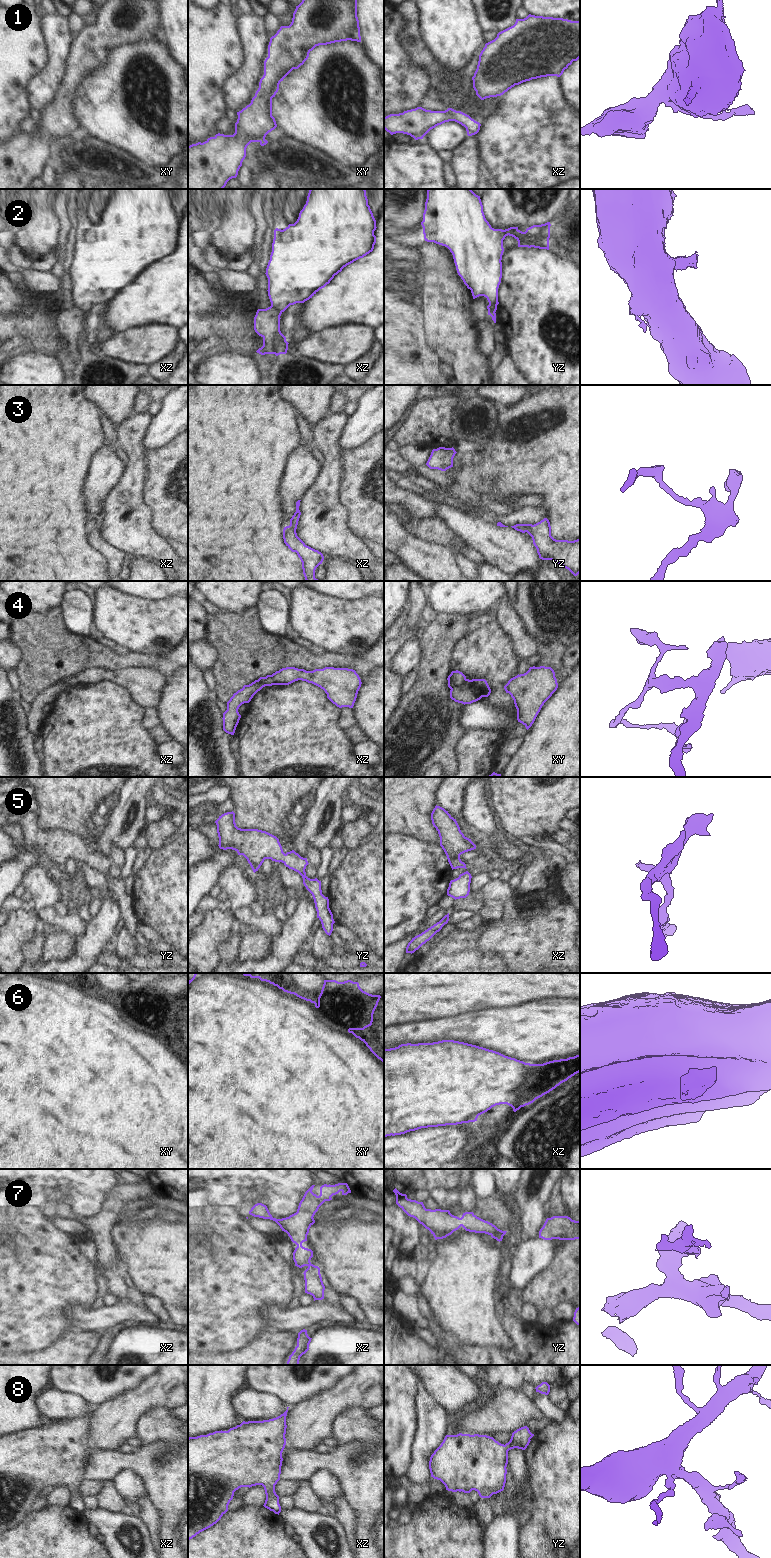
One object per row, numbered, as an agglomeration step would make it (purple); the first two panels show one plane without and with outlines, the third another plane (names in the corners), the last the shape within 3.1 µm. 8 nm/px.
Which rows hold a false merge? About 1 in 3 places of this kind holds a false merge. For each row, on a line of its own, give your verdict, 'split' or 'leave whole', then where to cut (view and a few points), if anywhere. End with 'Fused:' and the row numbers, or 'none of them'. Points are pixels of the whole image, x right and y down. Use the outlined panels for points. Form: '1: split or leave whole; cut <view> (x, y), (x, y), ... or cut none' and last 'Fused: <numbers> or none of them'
1: split; cut xz (456, 111), (452, 116), (452, 120)
2: split; cut xz (271, 304), (281, 313)
3: leave whole; cut none
4: split; cut xy (466, 679), (459, 685), (454, 685), (450, 688)
5: leave whole; cut none
6: split; cut xz (526, 1063), (530, 1069), (530, 1076), (523, 1087), (520, 1106)
7: leave whole; cut none
8: leave whole; cut none
Fused: 1, 2, 4, 6

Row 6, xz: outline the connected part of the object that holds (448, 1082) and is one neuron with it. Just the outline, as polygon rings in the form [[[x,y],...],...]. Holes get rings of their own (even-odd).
[[[454,1040],[407,1043],[384,1049],[384,1137],[421,1128],[475,1122],[479,1115],[500,1104],[507,1104],[516,1112],[521,1108],[523,1087],[530,1076],[531,1069],[523,1061]]]

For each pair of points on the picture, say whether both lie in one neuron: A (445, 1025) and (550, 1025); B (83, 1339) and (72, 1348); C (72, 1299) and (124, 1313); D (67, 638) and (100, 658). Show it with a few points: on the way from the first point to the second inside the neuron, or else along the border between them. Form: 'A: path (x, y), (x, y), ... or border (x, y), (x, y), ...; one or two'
A: path (471, 1026), (524, 1026); one
B: path (80, 1342), (75, 1347); one
C: border (90, 1307), (71, 1310), (68, 1316); two
D: path (75, 646), (82, 654), (92, 654); one

